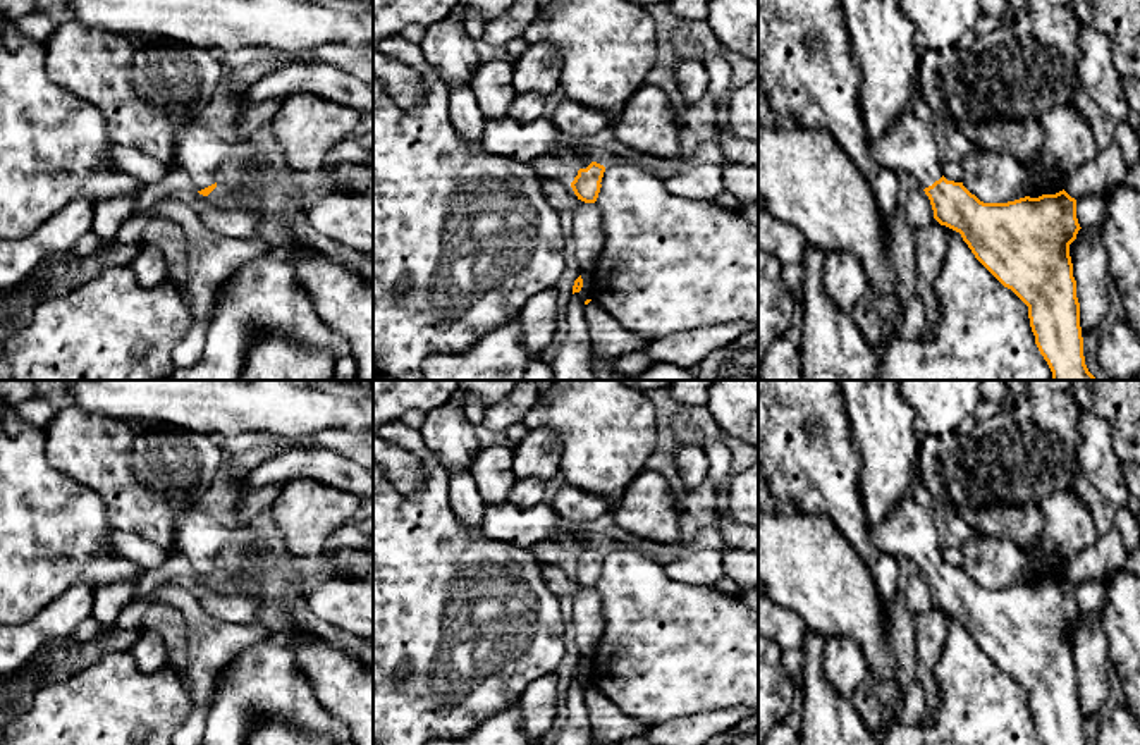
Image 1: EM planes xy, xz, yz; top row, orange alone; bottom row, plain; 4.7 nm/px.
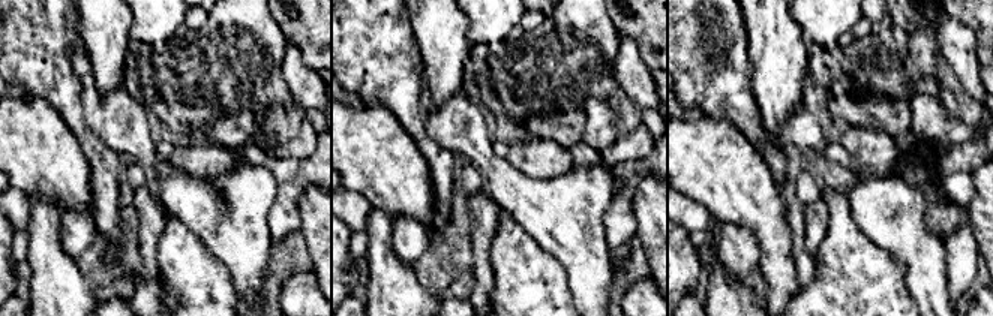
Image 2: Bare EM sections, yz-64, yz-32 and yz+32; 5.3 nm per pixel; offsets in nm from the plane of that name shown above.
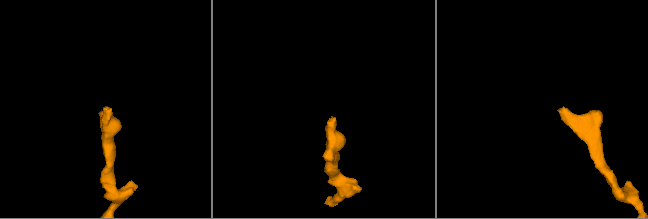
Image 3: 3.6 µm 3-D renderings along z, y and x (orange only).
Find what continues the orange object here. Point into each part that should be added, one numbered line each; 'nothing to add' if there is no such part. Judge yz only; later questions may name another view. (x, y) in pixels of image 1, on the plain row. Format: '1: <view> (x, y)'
1: yz (908, 530)

